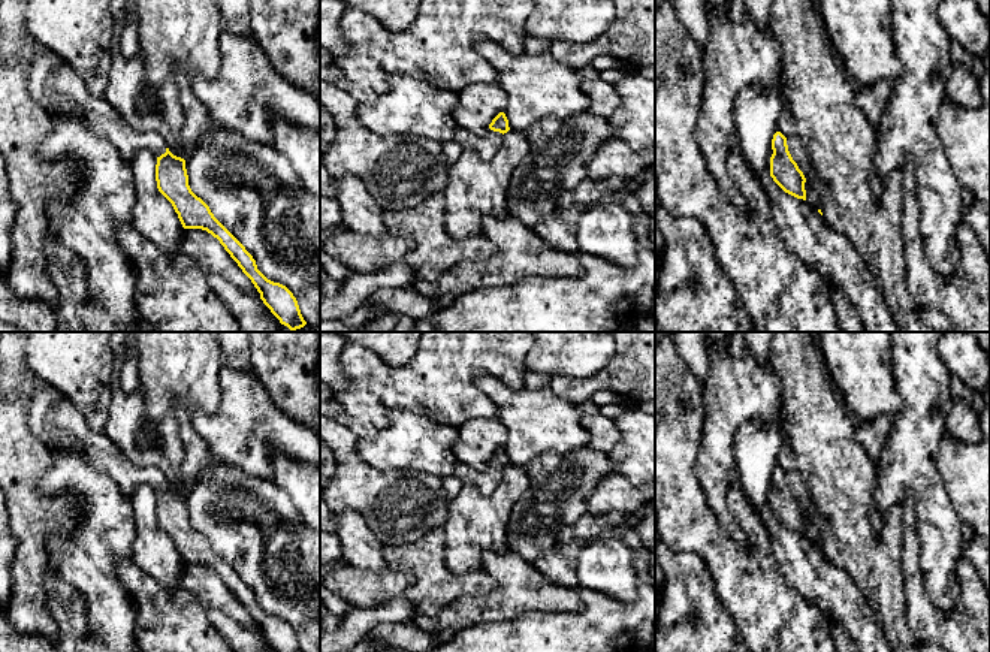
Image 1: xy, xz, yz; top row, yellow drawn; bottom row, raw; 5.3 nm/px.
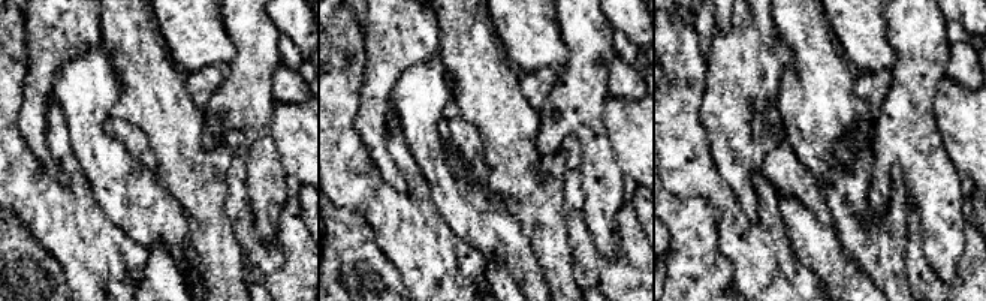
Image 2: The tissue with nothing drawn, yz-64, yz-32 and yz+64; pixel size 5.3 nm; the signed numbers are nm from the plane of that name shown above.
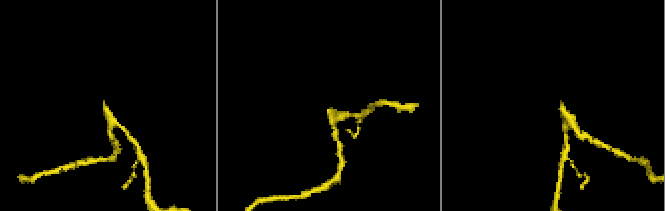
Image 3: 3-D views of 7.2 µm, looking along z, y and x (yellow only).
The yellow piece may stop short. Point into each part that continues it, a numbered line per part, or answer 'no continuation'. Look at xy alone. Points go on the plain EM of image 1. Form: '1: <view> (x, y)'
1: xy (102, 453)

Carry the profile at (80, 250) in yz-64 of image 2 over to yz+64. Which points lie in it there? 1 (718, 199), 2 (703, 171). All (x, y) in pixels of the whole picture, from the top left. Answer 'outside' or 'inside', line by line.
1: inside
2: inside

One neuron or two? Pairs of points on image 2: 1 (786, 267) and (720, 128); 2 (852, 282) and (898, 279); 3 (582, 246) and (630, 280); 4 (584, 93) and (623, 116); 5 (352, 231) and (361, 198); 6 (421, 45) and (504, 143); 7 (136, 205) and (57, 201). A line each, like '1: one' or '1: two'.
1: two
2: two
3: one
4: two
5: two
6: two
7: two

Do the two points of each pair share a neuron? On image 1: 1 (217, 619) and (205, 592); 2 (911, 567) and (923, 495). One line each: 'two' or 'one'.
1: two
2: two

